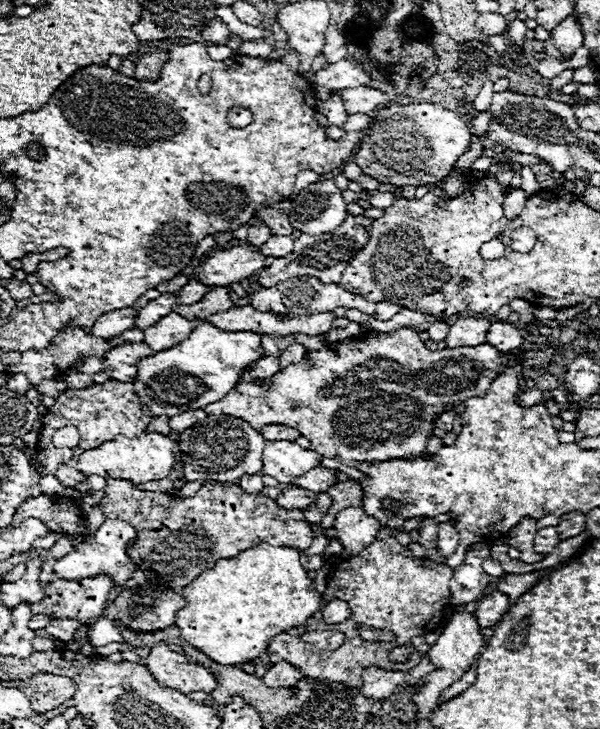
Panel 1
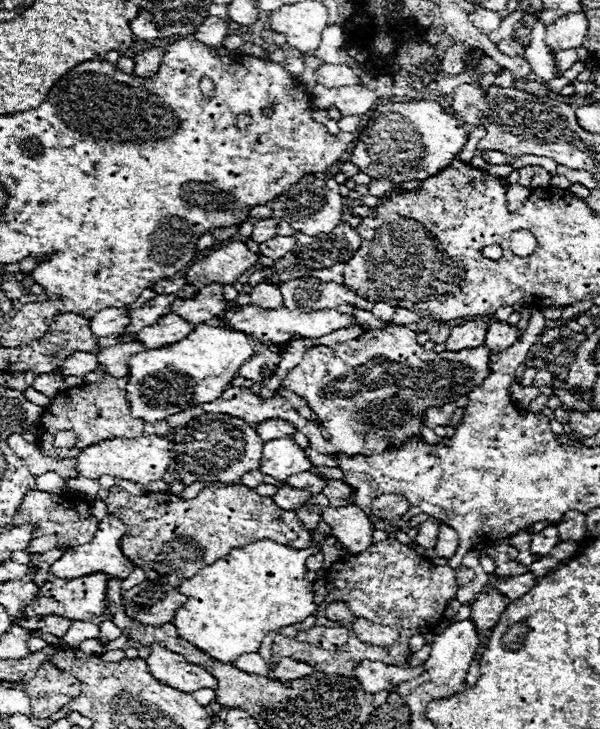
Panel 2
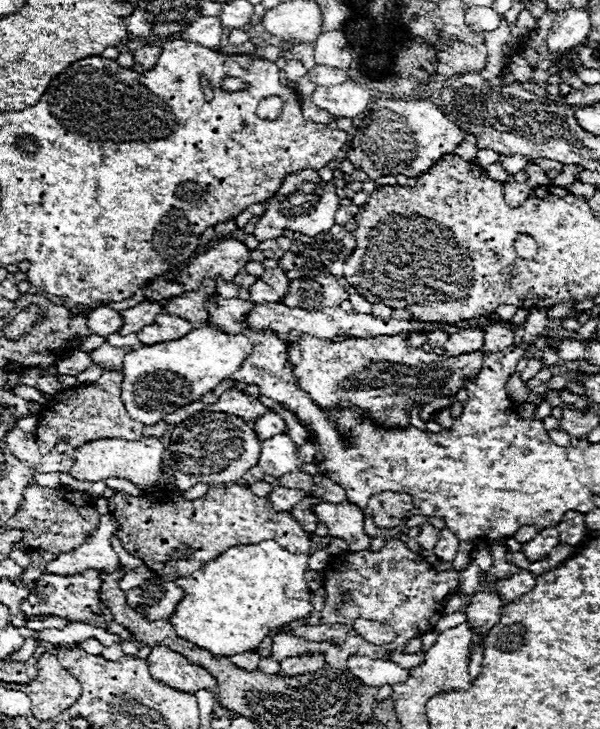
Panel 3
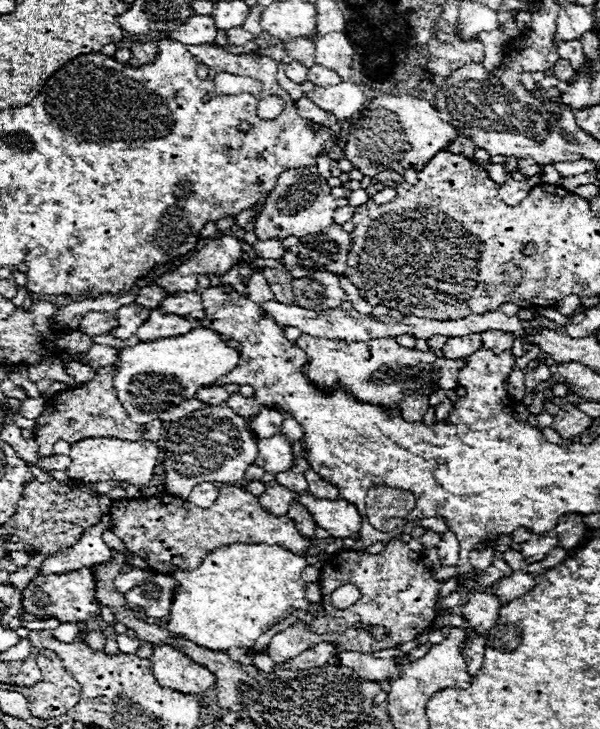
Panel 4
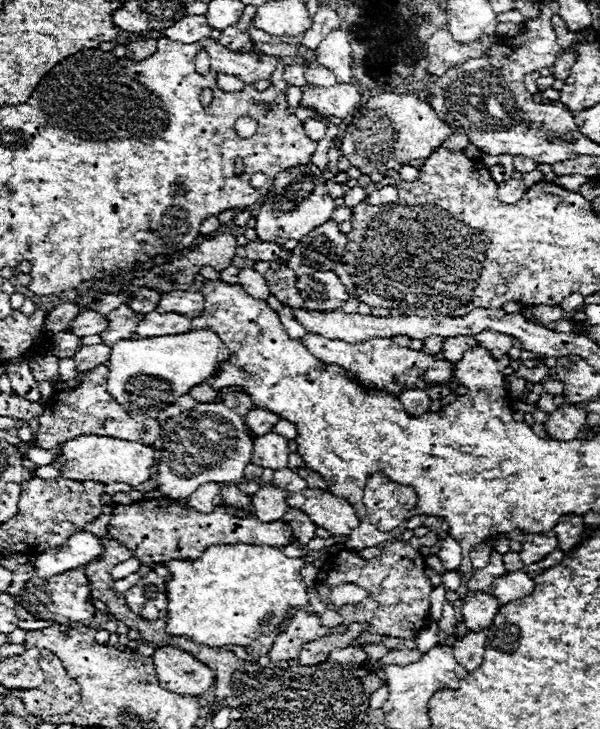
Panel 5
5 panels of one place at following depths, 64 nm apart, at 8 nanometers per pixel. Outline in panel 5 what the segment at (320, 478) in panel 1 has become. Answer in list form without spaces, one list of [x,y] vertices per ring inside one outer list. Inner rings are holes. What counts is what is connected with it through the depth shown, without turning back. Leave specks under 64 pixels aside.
[[[284,468],[282,472],[274,472],[272,484],[278,486],[278,488],[282,488],[282,490],[288,490],[288,492],[300,492],[300,490],[308,488],[308,486],[306,486],[306,480],[300,478],[300,476],[298,476],[294,470],[290,470],[290,468]]]

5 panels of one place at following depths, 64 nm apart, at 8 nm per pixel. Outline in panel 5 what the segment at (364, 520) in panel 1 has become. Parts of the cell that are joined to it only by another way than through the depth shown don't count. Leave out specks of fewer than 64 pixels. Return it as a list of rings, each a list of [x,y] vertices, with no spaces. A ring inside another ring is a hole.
[[[306,488],[302,492],[294,492],[290,494],[288,506],[300,508],[316,526],[332,532],[334,536],[348,536],[360,524],[360,518],[348,500],[340,500],[324,490]]]

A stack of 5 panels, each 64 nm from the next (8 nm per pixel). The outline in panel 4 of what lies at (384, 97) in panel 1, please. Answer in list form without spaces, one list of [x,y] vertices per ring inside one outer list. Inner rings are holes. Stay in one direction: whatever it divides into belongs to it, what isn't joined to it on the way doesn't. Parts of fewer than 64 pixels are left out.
[[[340,82],[336,86],[316,86],[306,96],[322,110],[334,114],[338,120],[352,118],[366,106],[366,94],[354,82]]]

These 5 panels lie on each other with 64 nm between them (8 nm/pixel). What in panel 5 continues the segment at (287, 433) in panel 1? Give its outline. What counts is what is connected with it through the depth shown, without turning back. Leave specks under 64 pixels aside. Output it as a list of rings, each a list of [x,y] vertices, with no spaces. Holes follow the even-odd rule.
[[[254,408],[250,410],[246,416],[244,416],[244,424],[250,428],[250,432],[254,436],[264,436],[264,434],[270,434],[272,428],[278,424],[280,416],[274,414],[274,412],[268,412],[268,410],[262,410],[262,408]]]

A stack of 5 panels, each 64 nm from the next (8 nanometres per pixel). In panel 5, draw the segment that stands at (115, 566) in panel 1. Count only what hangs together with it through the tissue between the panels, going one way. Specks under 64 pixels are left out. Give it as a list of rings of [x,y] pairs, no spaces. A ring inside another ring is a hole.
[[[78,532],[74,534],[62,548],[52,548],[50,552],[38,554],[34,562],[34,570],[40,578],[56,576],[66,570],[76,570],[104,554],[104,546],[100,538],[92,532]]]

